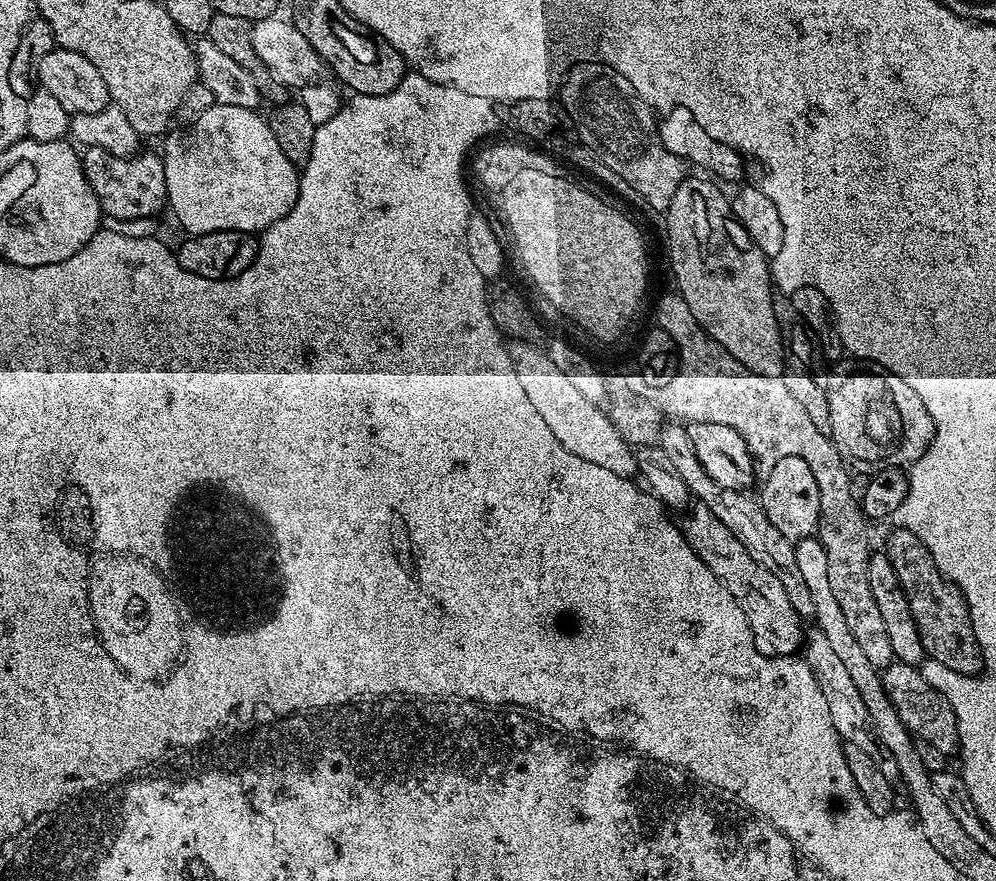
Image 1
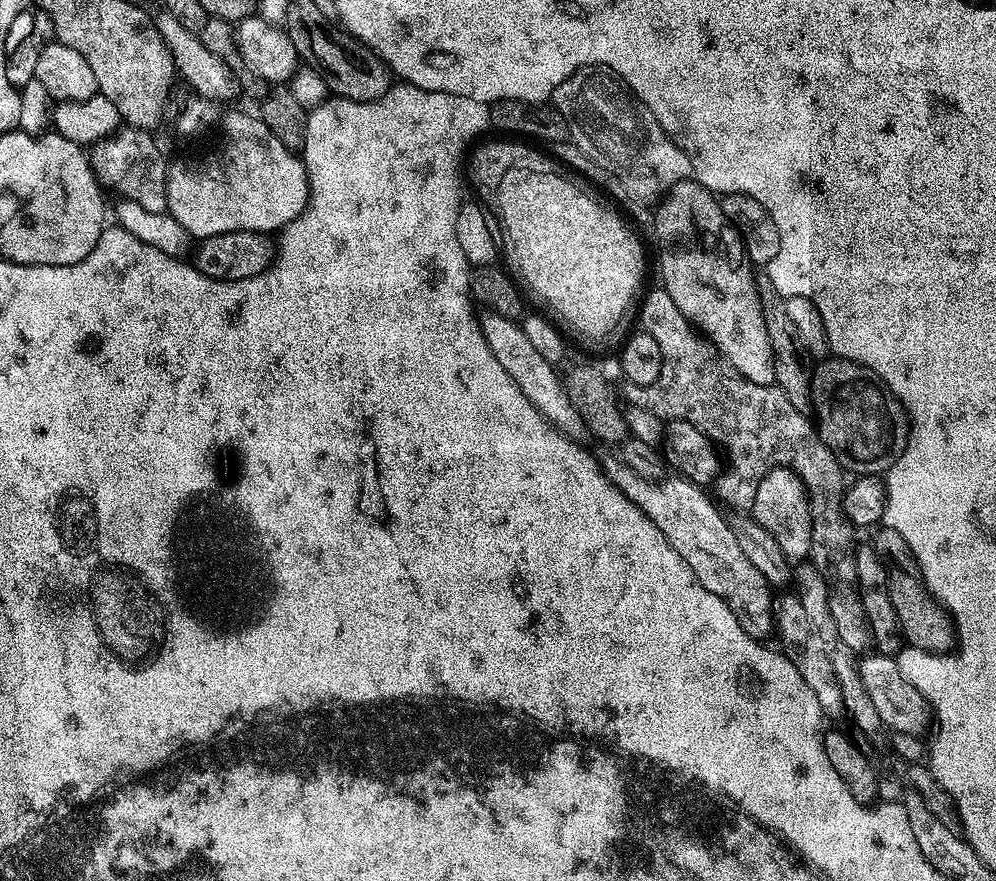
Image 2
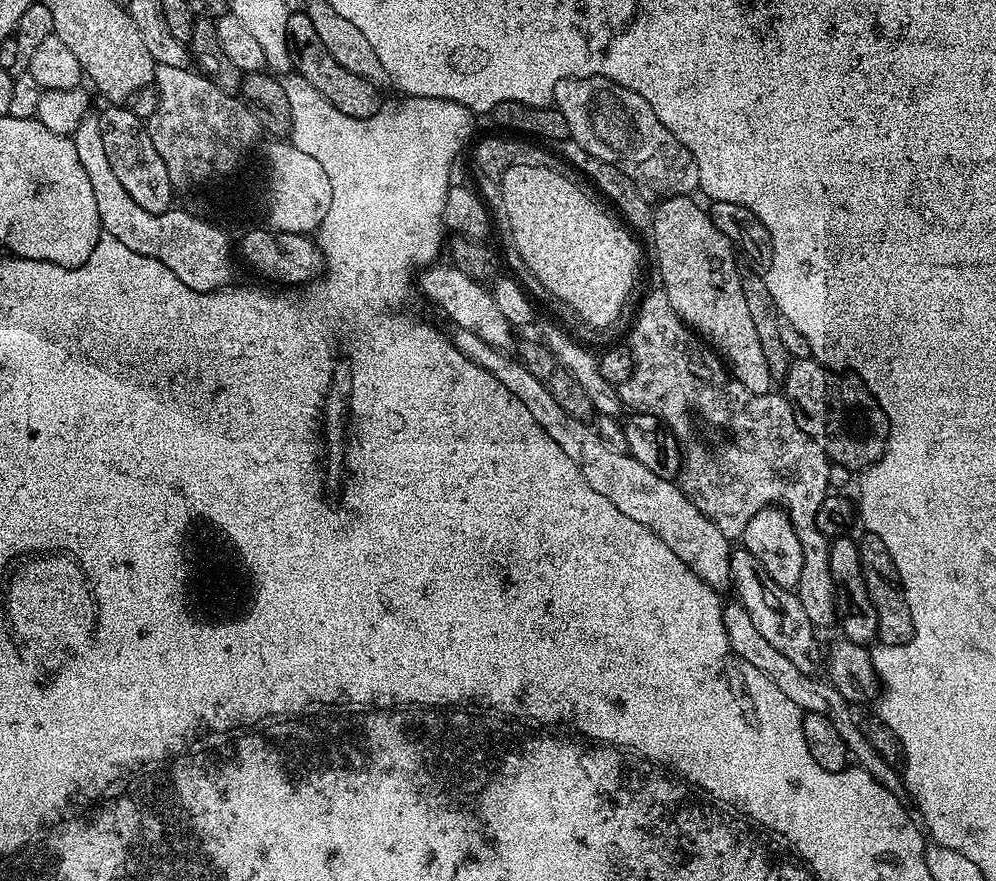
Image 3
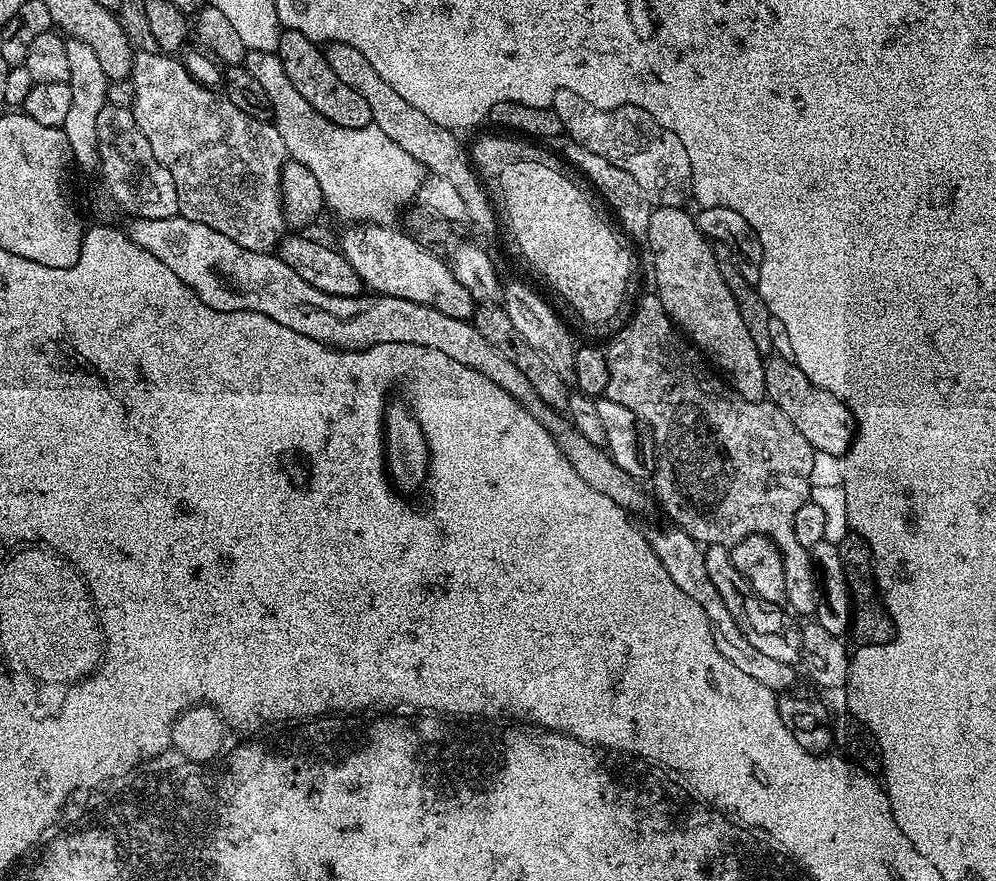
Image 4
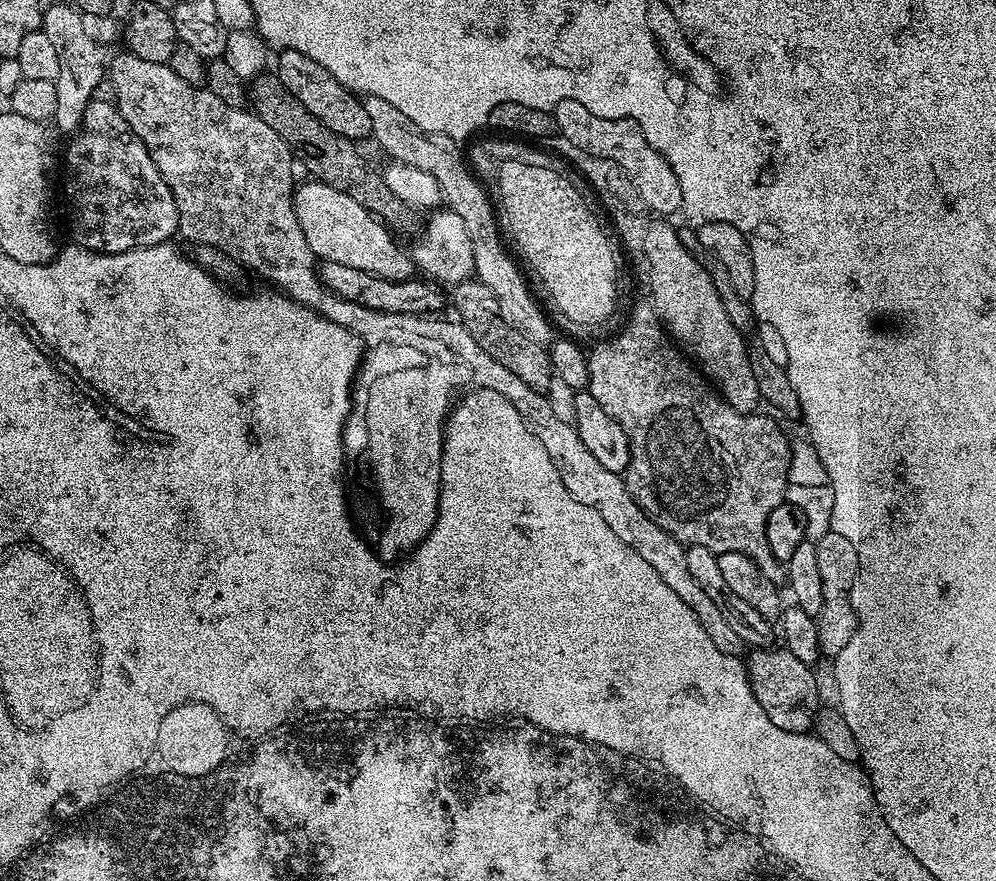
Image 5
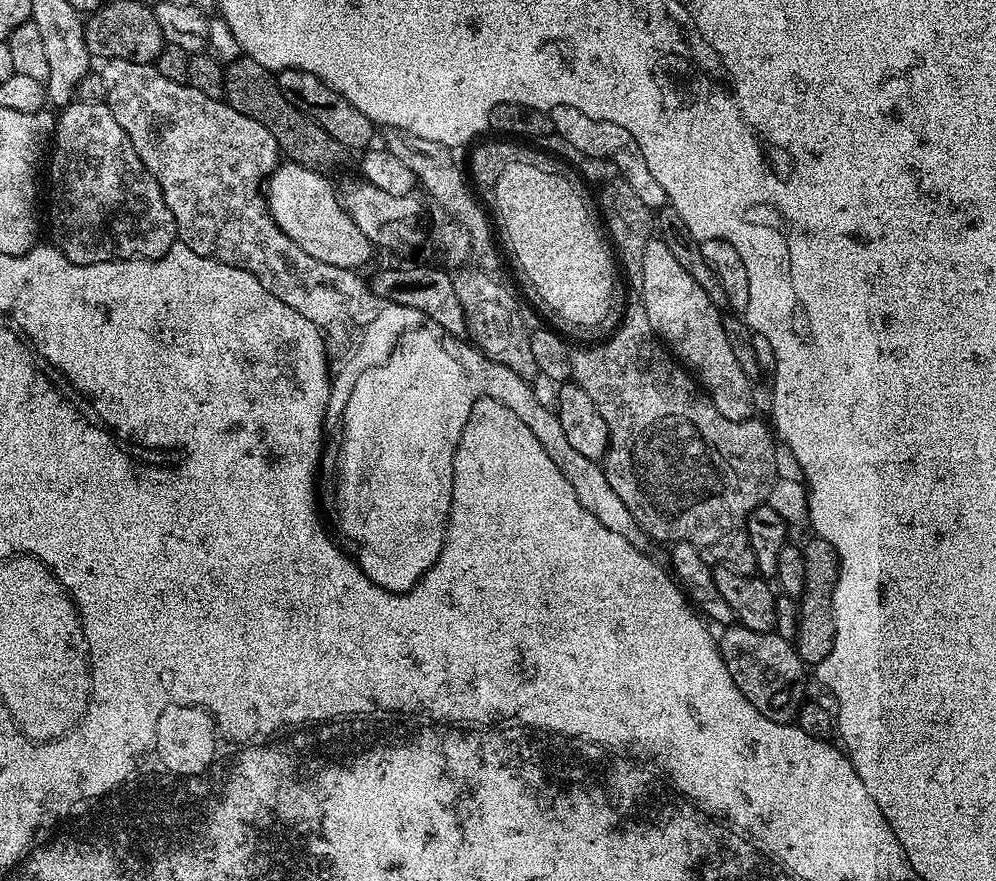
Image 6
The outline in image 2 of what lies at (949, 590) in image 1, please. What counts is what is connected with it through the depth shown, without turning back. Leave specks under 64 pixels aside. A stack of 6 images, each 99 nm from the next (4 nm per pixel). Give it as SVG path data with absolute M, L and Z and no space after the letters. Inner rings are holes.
M880 526L875 529L875 532L874 547L876 555L880 557L880 561L887 569L888 594L892 599L894 614L900 623L901 637L911 647L921 648L923 652L945 653L953 647L954 626L944 609L928 595L928 590L920 578L920 568L916 565L911 548L902 538L902 534L898 534L894 530Z

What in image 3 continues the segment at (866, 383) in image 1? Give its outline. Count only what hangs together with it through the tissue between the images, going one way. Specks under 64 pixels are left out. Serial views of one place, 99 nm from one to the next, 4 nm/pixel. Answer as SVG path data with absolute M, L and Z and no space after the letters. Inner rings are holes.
M793 359L782 381L782 394L788 399L788 405L794 410L798 426L814 441L833 465L863 470L876 464L888 445L888 419L878 406L878 402L869 394L868 389L856 379L855 375L833 372L816 360Z

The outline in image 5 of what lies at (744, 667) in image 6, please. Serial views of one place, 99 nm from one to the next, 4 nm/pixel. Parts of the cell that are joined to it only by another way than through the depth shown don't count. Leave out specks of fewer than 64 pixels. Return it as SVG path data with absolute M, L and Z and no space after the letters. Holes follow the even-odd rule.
M768 646L765 648L753 649L753 652L746 658L747 670L749 680L751 682L751 689L754 690L754 696L758 699L758 704L762 706L762 710L766 713L766 718L780 730L786 730L787 733L794 733L797 736L803 735L815 725L817 714L817 673L812 671L813 667L796 658L794 654L788 651L785 647L778 646L772 648Z

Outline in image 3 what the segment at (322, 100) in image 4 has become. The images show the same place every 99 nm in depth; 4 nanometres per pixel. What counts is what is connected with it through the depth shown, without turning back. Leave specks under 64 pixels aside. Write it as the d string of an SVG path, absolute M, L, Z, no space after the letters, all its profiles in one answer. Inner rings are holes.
M289 11L286 34L295 71L302 78L306 78L306 82L310 82L310 86L314 86L314 90L318 90L322 98L326 98L338 110L342 110L342 114L350 114L359 120L370 118L381 111L380 92L376 89L379 87L373 81L338 66L338 62L330 58L330 50L322 46L322 38L318 38L318 30L314 30L314 22L310 22L307 11Z

